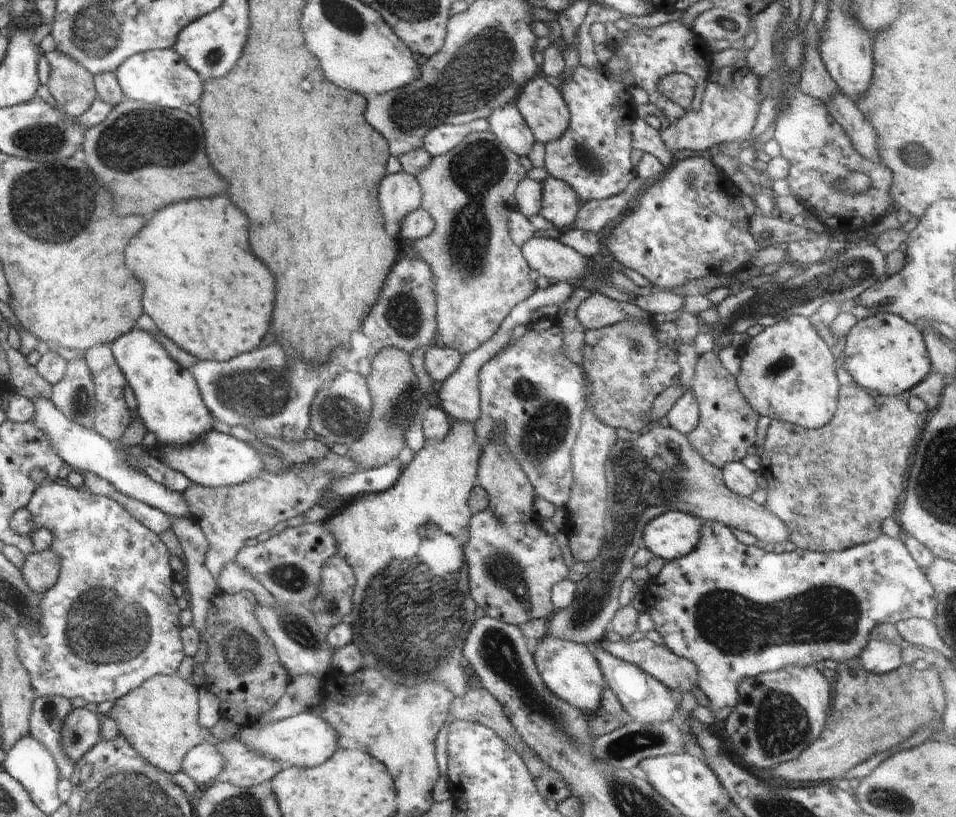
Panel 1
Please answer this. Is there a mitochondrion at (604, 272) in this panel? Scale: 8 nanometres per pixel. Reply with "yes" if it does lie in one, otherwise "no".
no

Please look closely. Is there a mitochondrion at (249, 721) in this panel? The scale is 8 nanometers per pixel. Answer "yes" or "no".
no

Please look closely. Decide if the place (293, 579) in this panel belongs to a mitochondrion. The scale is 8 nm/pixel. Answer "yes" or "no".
yes

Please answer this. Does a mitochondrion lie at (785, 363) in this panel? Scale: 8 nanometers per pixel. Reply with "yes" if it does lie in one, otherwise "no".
yes

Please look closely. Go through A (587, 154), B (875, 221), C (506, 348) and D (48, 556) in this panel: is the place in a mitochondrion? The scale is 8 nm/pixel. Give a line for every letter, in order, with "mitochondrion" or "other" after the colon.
A: mitochondrion
B: other
C: other
D: other

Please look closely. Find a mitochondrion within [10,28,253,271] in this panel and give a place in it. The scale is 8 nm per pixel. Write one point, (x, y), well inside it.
(136, 141)

